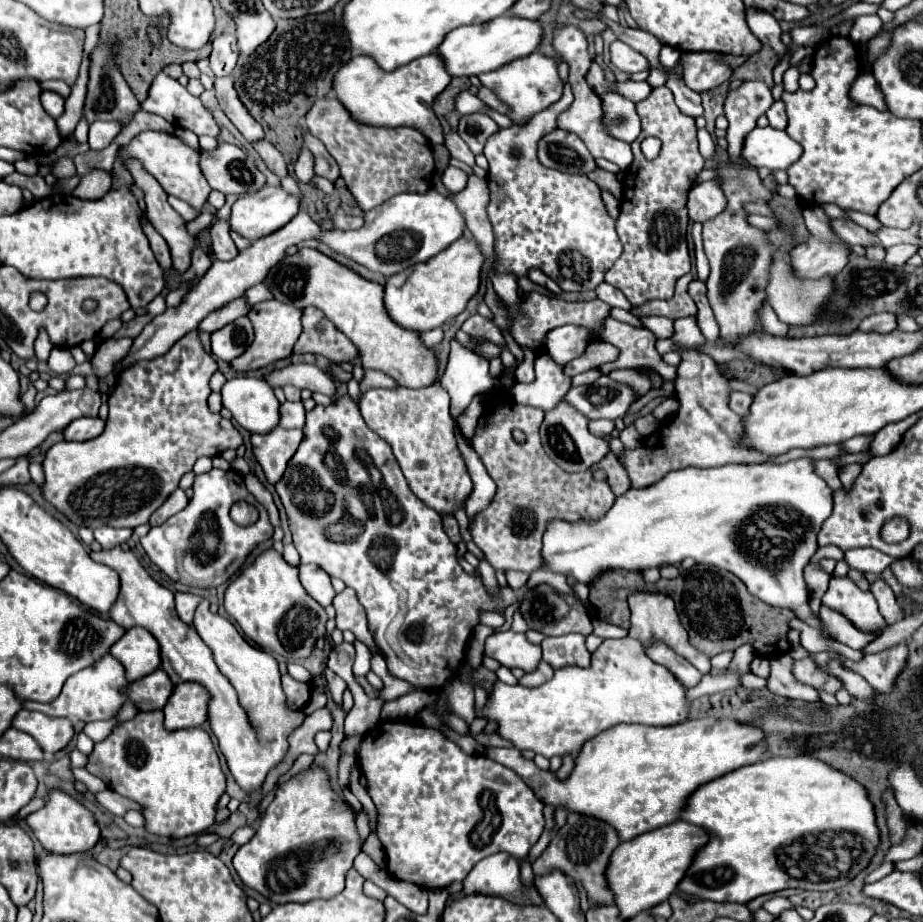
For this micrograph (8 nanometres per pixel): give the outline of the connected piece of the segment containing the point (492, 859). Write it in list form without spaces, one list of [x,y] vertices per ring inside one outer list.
[[[494,853],[478,861],[464,879],[464,893],[496,895],[506,901],[516,899],[524,893],[518,859],[510,853]]]

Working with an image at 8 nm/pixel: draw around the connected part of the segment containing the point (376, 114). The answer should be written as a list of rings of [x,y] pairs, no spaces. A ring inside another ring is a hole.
[[[430,53],[404,65],[402,69],[394,69],[394,73],[382,73],[370,57],[358,55],[350,59],[334,77],[334,91],[344,107],[366,125],[376,127],[414,127],[418,129],[432,145],[442,145],[444,135],[440,123],[432,111],[434,99],[448,87],[450,73],[446,73],[444,61],[438,53]]]

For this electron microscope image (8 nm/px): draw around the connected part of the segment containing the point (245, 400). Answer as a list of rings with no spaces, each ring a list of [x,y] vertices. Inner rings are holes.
[[[234,377],[222,387],[222,403],[250,433],[268,433],[278,425],[280,403],[272,387],[256,377]]]

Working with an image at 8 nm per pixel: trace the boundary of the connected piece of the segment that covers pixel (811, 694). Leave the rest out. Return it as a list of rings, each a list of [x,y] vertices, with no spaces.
[[[790,655],[770,659],[770,679],[766,679],[768,689],[776,695],[790,697],[790,699],[818,701],[818,693],[814,687],[808,687],[796,681],[792,673],[792,665],[794,665],[794,659]]]

